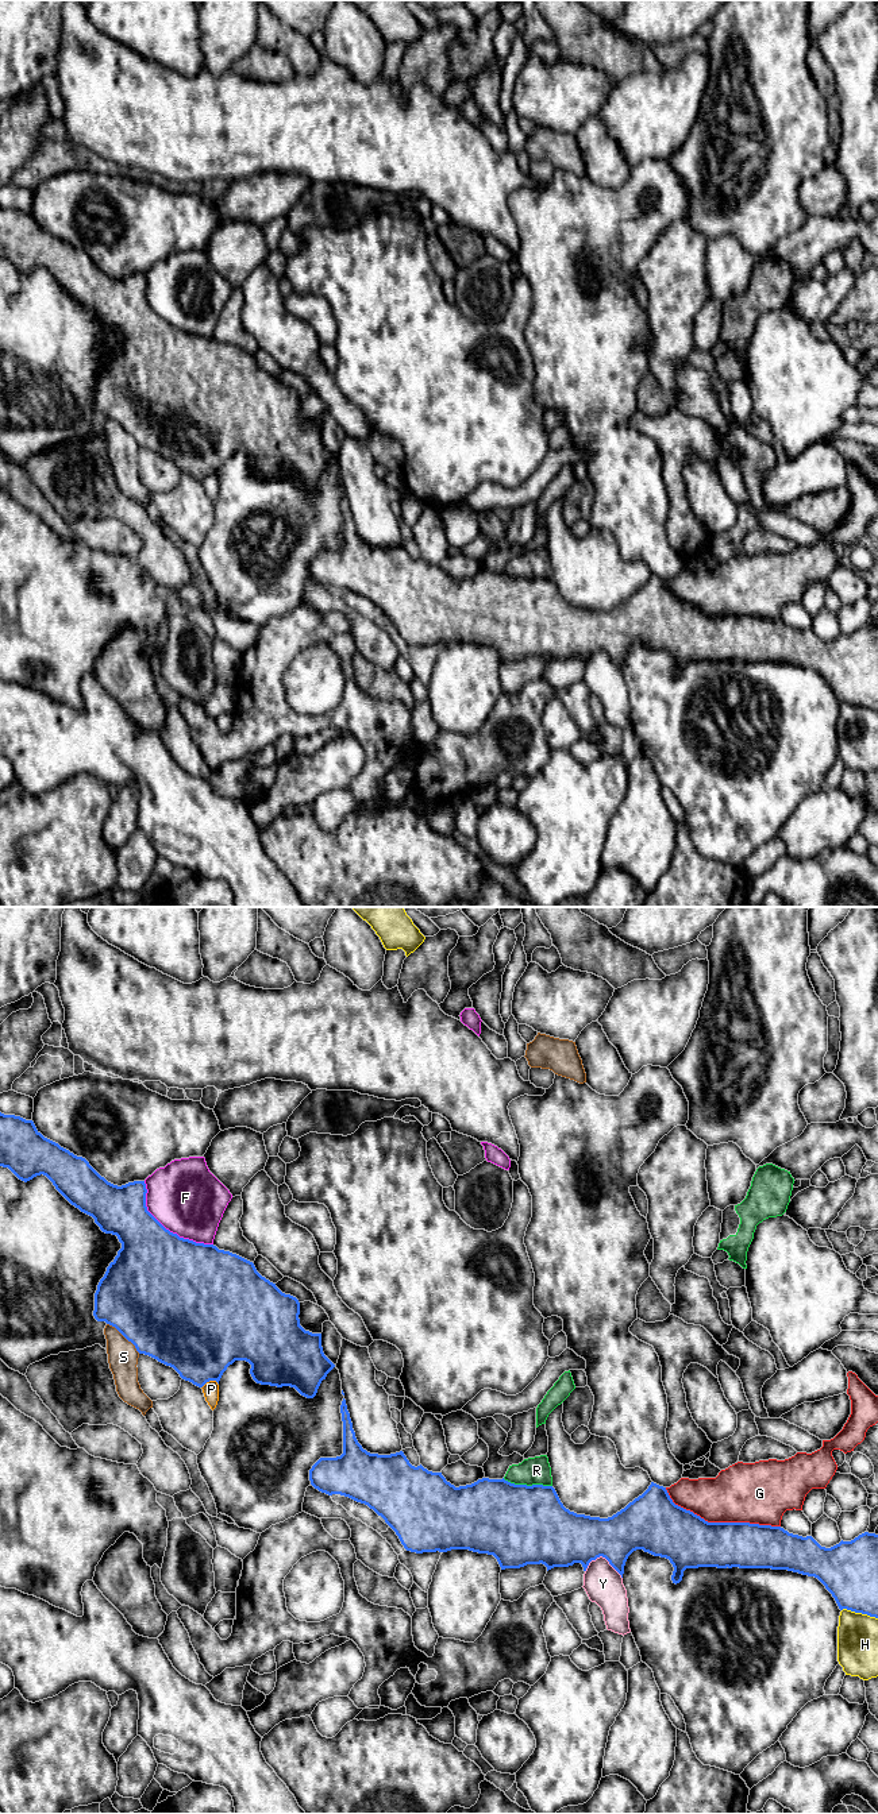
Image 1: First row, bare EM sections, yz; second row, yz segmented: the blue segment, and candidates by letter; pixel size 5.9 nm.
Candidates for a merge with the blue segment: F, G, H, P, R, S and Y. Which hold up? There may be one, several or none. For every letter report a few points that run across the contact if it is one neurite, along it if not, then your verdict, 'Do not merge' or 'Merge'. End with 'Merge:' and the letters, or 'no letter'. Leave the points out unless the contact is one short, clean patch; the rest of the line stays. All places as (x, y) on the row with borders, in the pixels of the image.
F: Do not merge
G: Merge
H: Do not merge
P: Do not merge
R: Do not merge
S: Do not merge
Y: Do not merge
Merge: G

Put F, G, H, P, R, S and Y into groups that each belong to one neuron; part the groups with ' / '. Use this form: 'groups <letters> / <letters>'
groups F / G / H / P / R / S / Y

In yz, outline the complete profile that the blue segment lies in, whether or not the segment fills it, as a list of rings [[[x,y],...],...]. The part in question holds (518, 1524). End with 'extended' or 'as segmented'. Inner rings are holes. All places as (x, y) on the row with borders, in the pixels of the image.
[[[848,1371],[847,1377],[851,1414],[833,1439],[823,1440],[820,1450],[812,1454],[797,1452],[785,1460],[738,1462],[721,1470],[716,1478],[681,1478],[670,1487],[651,1482],[642,1495],[608,1518],[570,1512],[563,1506],[552,1486],[515,1485],[504,1478],[482,1478],[471,1485],[455,1487],[446,1481],[442,1473],[428,1471],[421,1464],[412,1466],[403,1451],[390,1455],[370,1454],[362,1448],[355,1437],[344,1398],[340,1405],[343,1454],[336,1458],[320,1458],[309,1470],[309,1481],[321,1493],[340,1494],[367,1505],[396,1532],[404,1548],[416,1554],[469,1549],[493,1555],[501,1570],[542,1563],[547,1571],[554,1567],[569,1567],[574,1563],[581,1563],[586,1571],[592,1560],[602,1556],[623,1578],[628,1556],[636,1549],[643,1549],[670,1560],[674,1567],[671,1581],[675,1585],[682,1581],[686,1568],[787,1570],[817,1578],[832,1594],[840,1610],[847,1609],[878,1618],[878,1535],[864,1532],[851,1541],[842,1540],[839,1544],[825,1548],[812,1536],[793,1535],[781,1527],[786,1510],[802,1510],[805,1497],[812,1489],[827,1487],[837,1470],[832,1451],[840,1450],[844,1454],[854,1451],[864,1440],[867,1429],[878,1423],[878,1396],[855,1373]]]; extended

